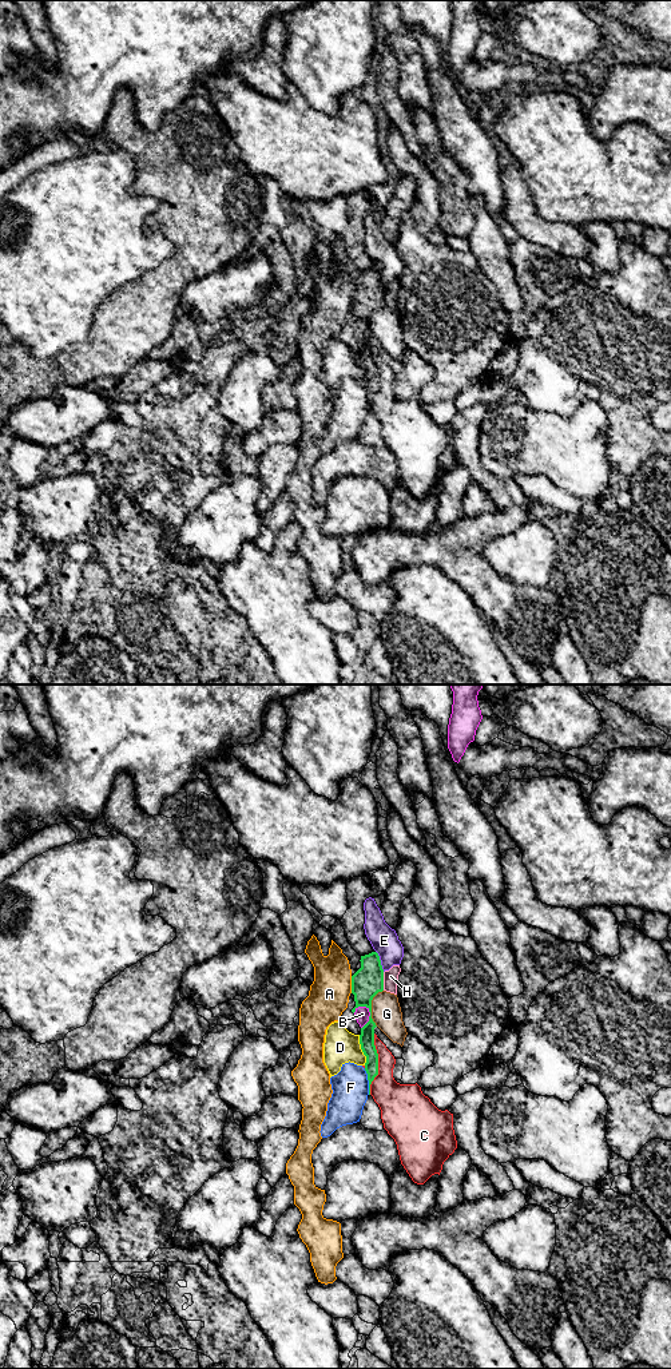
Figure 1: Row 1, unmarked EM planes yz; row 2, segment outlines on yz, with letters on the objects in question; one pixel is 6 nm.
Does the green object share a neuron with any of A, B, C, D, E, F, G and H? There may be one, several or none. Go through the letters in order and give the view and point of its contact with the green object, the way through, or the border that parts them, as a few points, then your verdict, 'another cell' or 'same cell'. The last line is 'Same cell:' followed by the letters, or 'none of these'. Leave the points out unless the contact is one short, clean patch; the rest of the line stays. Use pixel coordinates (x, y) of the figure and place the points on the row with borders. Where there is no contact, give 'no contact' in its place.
A: meets green in yz at (352, 984); another cell
B: meets green in yz at (369, 1018); border along yz (365, 1006), (369, 1012), (369, 1020), (361, 1028); another cell
C: meets green in yz at (377, 1064); another cell
D: meets green in yz at (361, 1048); another cell
E: meets green in yz at (380, 961); another cell
F: meets green in yz at (369, 1082); another cell
G: meets green in yz at (370, 1007); another cell
H: meets green in yz at (382, 981); border along yz (382, 972), (384, 989); another cell
Same cell: none of these

